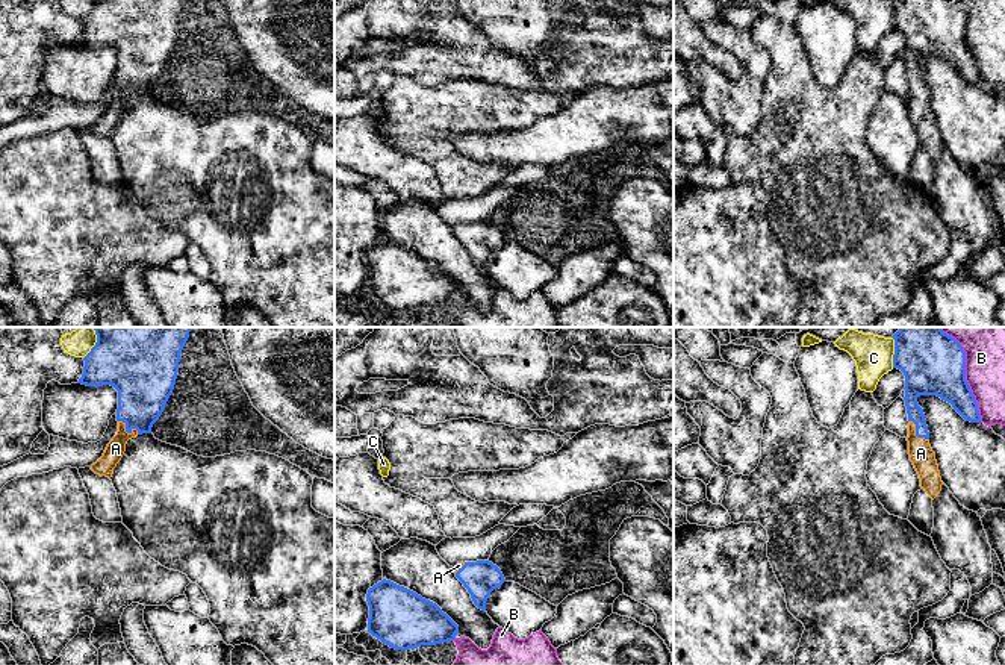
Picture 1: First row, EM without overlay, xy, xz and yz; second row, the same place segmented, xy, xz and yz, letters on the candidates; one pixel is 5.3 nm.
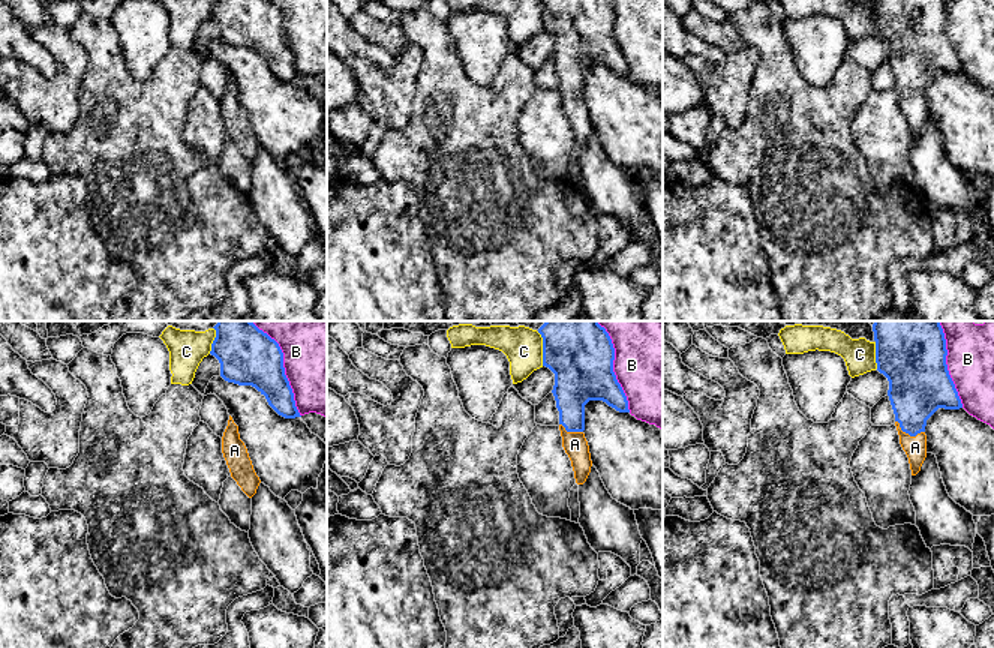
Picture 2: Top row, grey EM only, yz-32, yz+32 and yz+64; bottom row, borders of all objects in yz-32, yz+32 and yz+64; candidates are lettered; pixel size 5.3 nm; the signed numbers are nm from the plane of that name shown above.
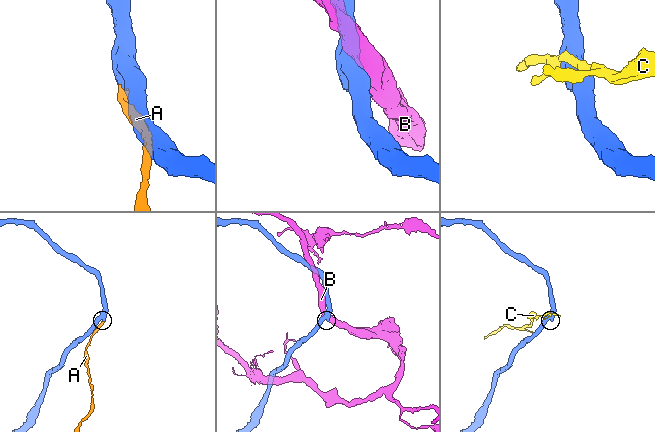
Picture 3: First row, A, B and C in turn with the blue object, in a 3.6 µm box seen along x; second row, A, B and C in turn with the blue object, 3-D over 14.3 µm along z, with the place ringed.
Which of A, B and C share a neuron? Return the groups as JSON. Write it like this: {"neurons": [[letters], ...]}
{"neurons": [["A"], ["B"], ["C"]]}

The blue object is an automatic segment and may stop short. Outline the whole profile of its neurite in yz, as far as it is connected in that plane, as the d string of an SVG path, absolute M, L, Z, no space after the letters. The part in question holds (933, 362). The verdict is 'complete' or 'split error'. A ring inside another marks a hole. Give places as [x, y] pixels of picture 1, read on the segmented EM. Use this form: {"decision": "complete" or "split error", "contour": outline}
{"decision": "split error", "contour": "M901 327L893 336L893 368L905 376L908 454L922 489L934 500L941 491L935 453L919 395L937 395L970 423L981 423L978 403L966 380L966 351L941 327Z"}

